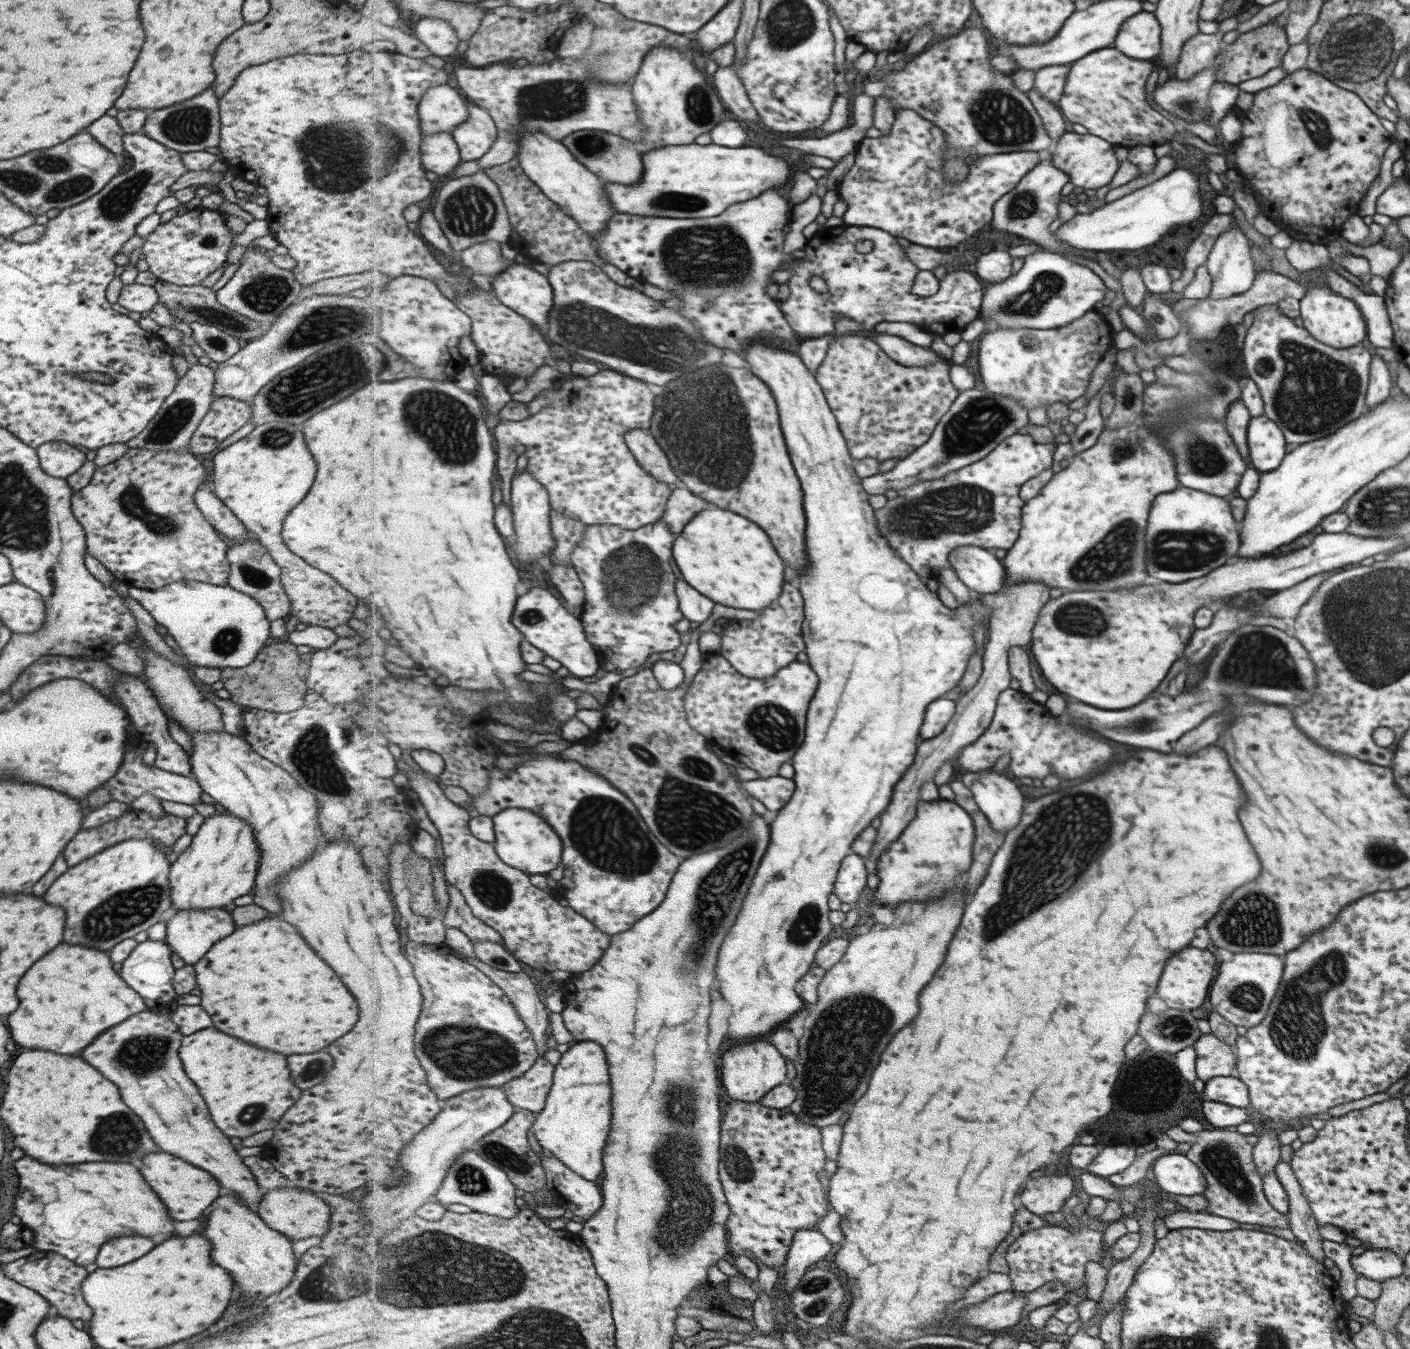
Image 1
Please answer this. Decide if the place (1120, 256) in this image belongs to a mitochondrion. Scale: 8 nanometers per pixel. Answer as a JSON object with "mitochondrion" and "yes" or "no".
{"mitochondrion":"no"}

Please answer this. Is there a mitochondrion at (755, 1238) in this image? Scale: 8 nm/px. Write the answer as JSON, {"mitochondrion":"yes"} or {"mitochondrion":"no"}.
{"mitochondrion":"no"}

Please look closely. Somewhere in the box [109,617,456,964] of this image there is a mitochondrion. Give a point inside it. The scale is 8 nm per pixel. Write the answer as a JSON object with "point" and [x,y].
{"point":[312,754]}

